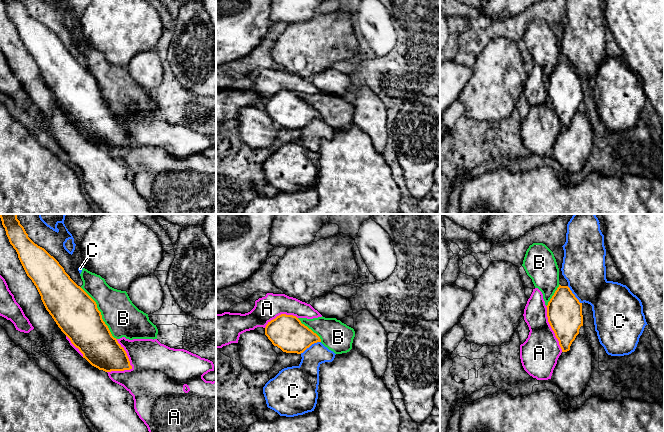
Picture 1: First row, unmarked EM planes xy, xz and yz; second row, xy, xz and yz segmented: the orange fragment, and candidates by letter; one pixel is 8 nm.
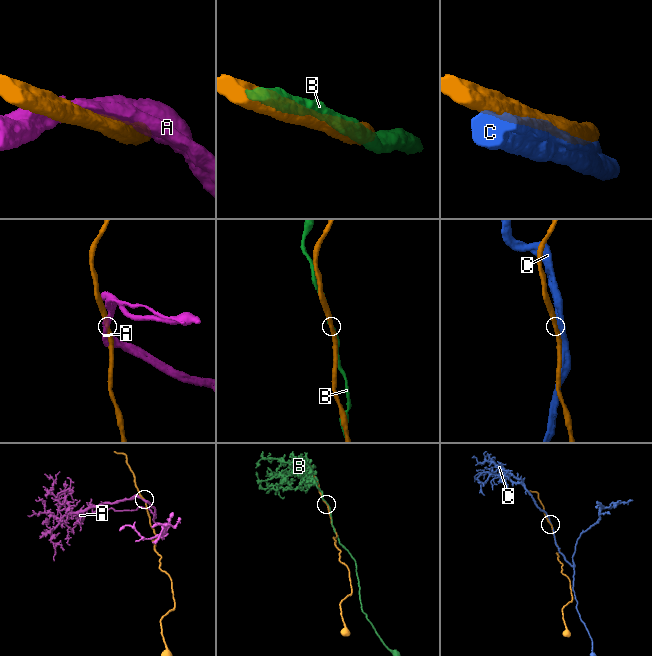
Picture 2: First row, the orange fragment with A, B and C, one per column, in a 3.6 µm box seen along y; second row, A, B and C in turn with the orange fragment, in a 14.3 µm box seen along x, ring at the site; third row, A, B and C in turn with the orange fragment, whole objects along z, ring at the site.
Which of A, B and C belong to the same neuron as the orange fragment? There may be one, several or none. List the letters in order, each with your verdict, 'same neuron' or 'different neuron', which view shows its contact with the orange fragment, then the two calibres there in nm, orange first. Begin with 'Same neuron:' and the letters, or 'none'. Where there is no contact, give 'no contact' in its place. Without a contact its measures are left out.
Same neuron: none
A: different neuron; meets orange in xy; 280 nm thick on the orange side, 460 nm on the other
B: different neuron; meets orange in xy; 360 nm thick on the orange side, 280 nm on the other
C: different neuron; meets orange in xz; 280 nm thick on the orange side, 200 nm on the other

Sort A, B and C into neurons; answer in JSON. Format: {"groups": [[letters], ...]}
{"groups": [["A"], ["B"], ["C"]]}

